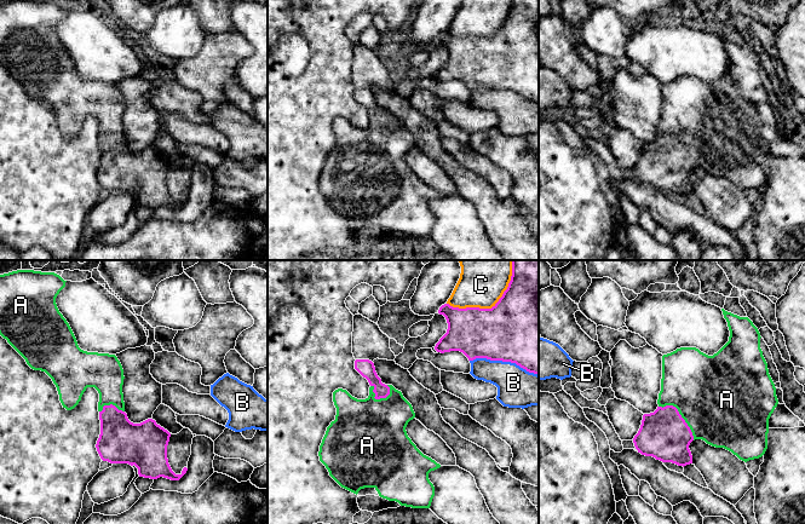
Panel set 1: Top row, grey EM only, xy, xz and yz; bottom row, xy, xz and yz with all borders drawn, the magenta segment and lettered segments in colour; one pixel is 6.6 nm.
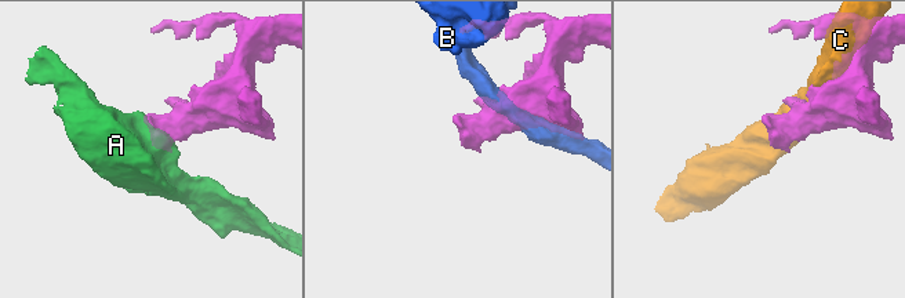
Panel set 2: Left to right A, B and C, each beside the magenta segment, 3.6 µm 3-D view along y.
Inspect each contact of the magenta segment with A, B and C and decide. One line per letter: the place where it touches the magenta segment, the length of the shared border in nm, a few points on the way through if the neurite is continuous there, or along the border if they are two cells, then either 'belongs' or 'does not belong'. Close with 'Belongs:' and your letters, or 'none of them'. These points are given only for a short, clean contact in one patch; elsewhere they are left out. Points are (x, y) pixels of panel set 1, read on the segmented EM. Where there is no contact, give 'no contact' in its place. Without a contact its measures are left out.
A: yz (680, 415) | 340 nm | across yz (663, 435), (680, 415), (712, 395) | belongs
B: xz (504, 361) | 460 nm | does not belong
C: xz (493, 306) | 550 nm | does not belong
Belongs: A

